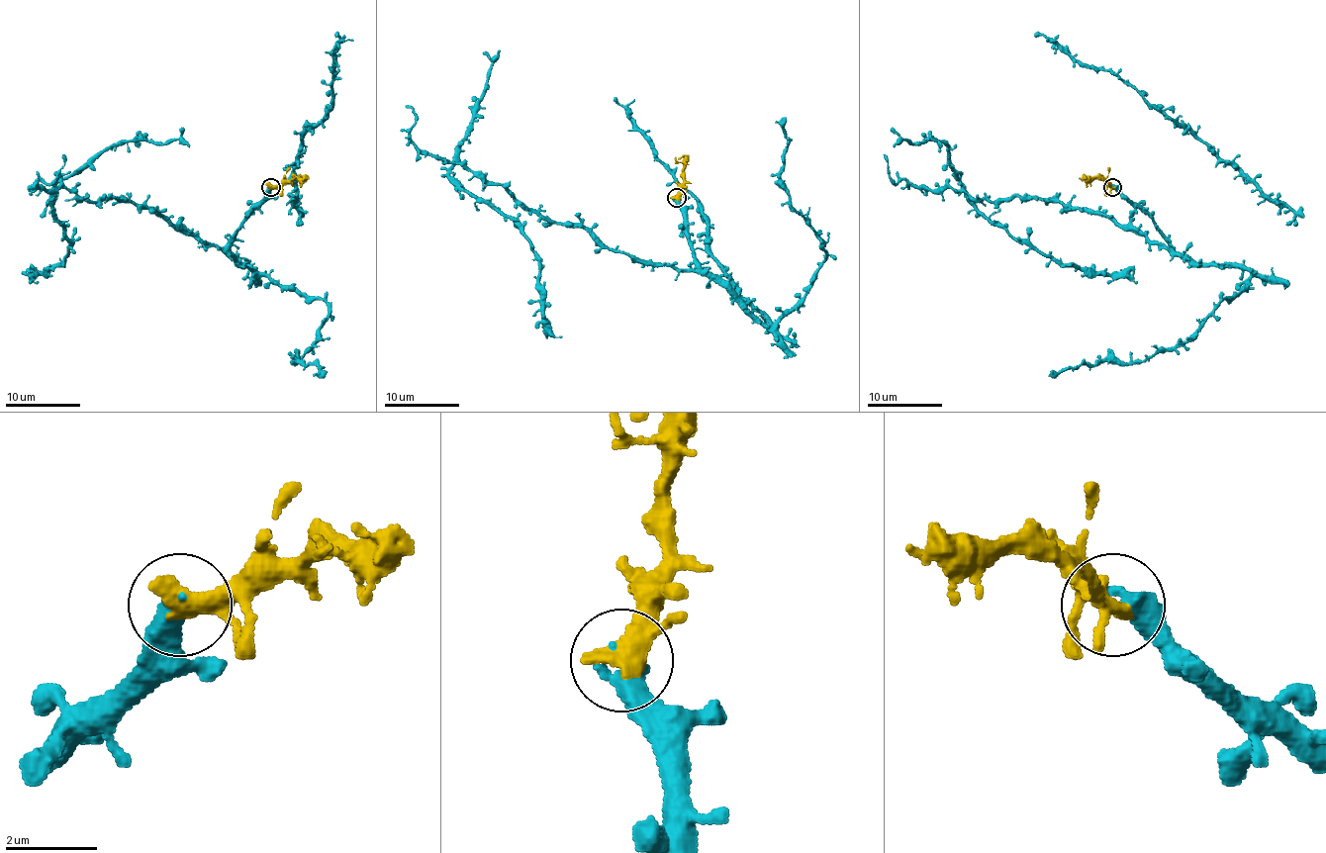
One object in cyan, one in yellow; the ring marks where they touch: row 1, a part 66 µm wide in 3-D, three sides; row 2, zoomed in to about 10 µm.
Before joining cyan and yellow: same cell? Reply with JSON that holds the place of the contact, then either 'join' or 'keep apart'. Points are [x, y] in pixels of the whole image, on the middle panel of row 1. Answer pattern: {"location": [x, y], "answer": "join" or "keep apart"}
{"location": [676, 198], "answer": "join"}

